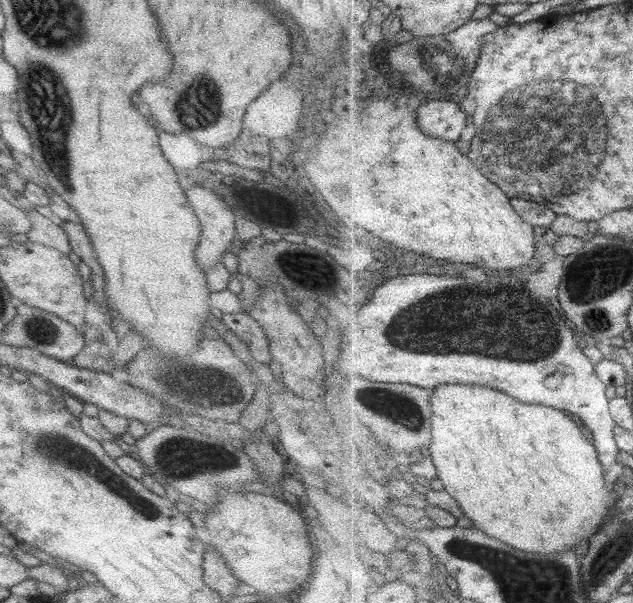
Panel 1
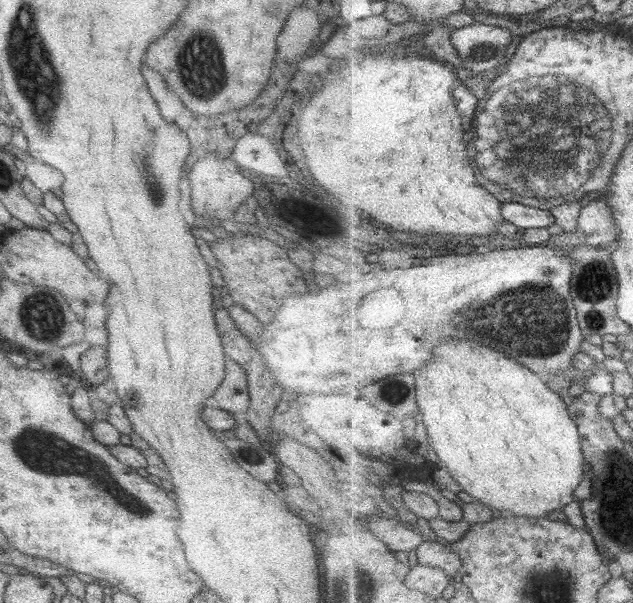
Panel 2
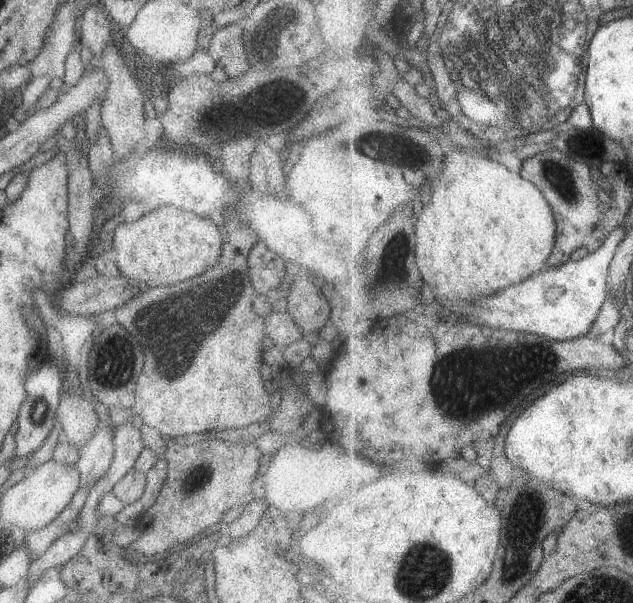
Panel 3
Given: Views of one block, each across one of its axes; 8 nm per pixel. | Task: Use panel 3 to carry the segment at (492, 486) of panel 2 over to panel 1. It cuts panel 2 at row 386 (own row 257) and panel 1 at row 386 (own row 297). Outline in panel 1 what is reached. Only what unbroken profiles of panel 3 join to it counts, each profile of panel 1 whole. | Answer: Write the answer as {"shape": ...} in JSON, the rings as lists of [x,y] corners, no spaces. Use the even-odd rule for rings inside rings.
{"shape":[[[440,384],[439,388],[430,394],[431,402],[433,402],[433,442],[429,448],[436,468],[438,470],[440,480],[444,485],[444,490],[459,502],[461,509],[466,513],[475,527],[479,527],[482,532],[497,538],[506,544],[515,546],[517,550],[525,550],[525,552],[539,552],[539,554],[555,554],[555,552],[563,552],[567,548],[573,548],[579,540],[594,536],[595,532],[610,516],[609,506],[615,504],[611,502],[611,492],[605,488],[605,468],[599,460],[599,452],[594,445],[594,441],[589,442],[589,438],[585,435],[585,429],[579,428],[579,422],[572,414],[564,410],[559,410],[551,406],[539,404],[527,404],[513,398],[510,394],[502,390],[479,385],[450,385]]]}

